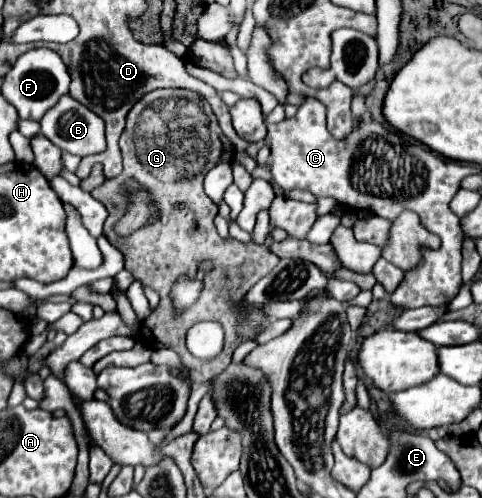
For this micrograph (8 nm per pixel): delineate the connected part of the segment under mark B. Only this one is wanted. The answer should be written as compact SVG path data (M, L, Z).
M69 94L59 102L59 106L53 106L41 120L41 132L63 152L77 154L77 156L91 156L101 154L107 150L105 144L105 122L95 112L85 108L83 104L75 102Z

